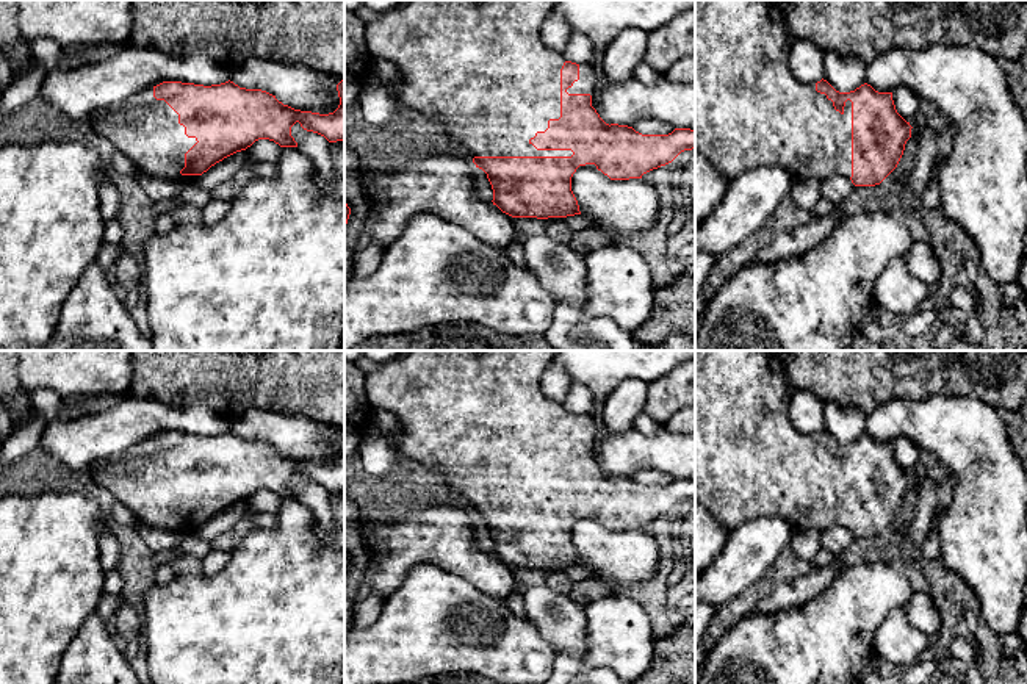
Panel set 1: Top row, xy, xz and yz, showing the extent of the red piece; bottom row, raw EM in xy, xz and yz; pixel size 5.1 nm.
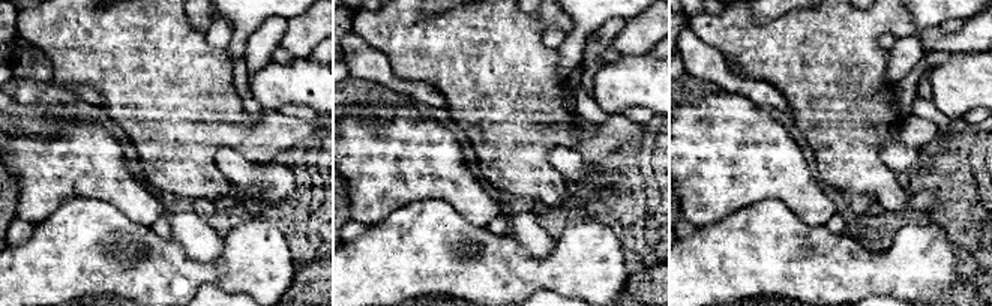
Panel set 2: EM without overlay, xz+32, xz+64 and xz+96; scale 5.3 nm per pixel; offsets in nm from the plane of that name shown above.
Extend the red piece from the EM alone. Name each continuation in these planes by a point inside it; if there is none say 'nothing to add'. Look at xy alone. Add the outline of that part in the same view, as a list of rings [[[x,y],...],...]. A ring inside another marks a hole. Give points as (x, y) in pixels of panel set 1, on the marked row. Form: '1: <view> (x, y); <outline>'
1: xy (146, 132); [[[153,88],[133,94],[122,103],[91,117],[97,135],[110,139],[139,174],[175,182],[197,182],[182,175],[185,153],[197,142],[185,135],[178,114],[153,97]]]

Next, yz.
1: yz (750, 111); [[[695,0],[695,149],[723,172],[728,183],[756,167],[783,169],[792,180],[798,182],[808,178],[822,182],[834,174],[852,177],[852,102],[845,102],[841,114],[825,94],[816,91],[816,83],[800,83],[792,75],[787,55],[783,50],[791,41],[792,36],[786,27],[783,0]]]

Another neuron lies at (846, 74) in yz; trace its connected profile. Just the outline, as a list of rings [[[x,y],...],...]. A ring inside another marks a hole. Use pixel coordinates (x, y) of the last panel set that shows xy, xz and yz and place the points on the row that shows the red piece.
[[[825,52],[822,55],[822,77],[836,91],[850,92],[866,83],[867,63],[855,56]]]

